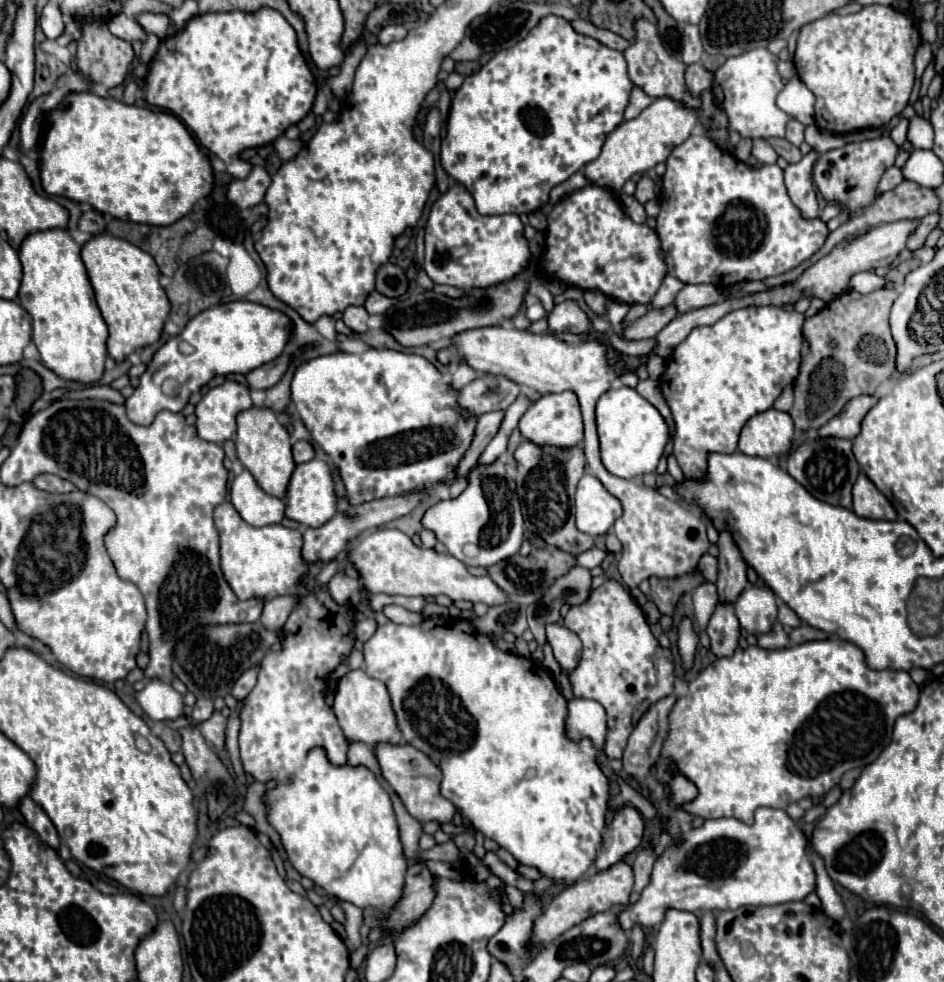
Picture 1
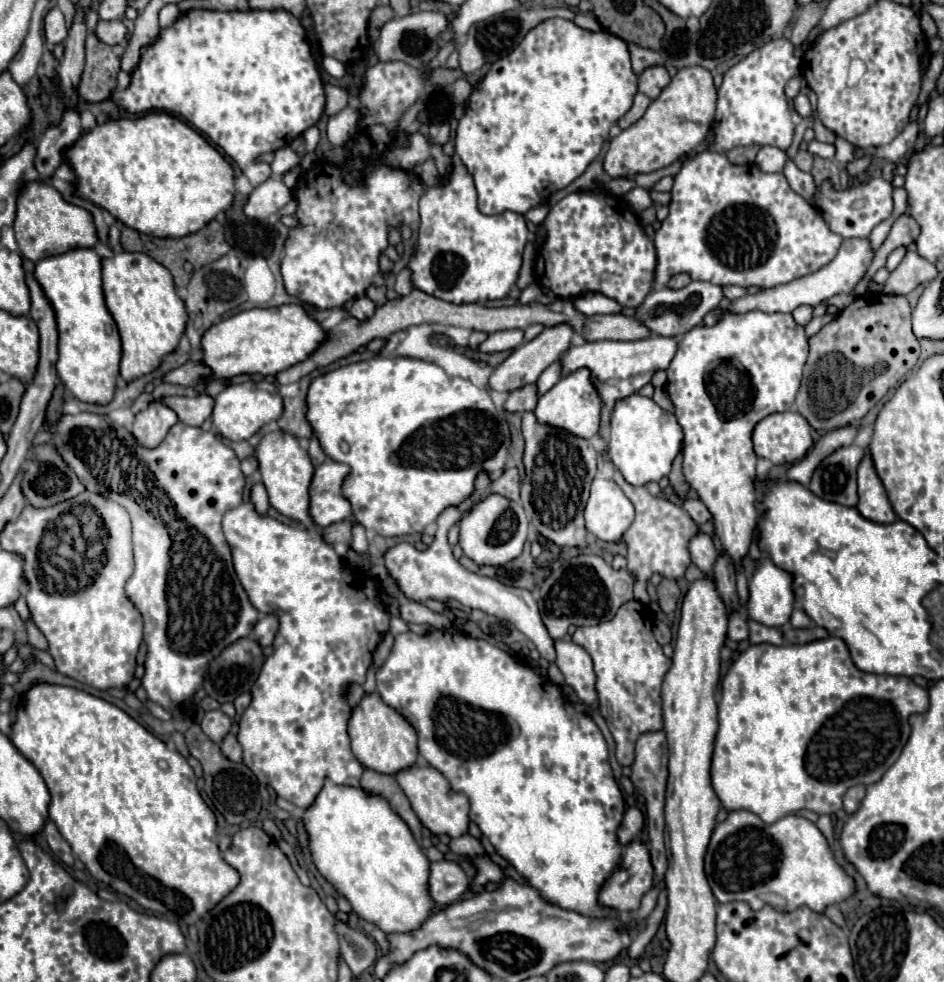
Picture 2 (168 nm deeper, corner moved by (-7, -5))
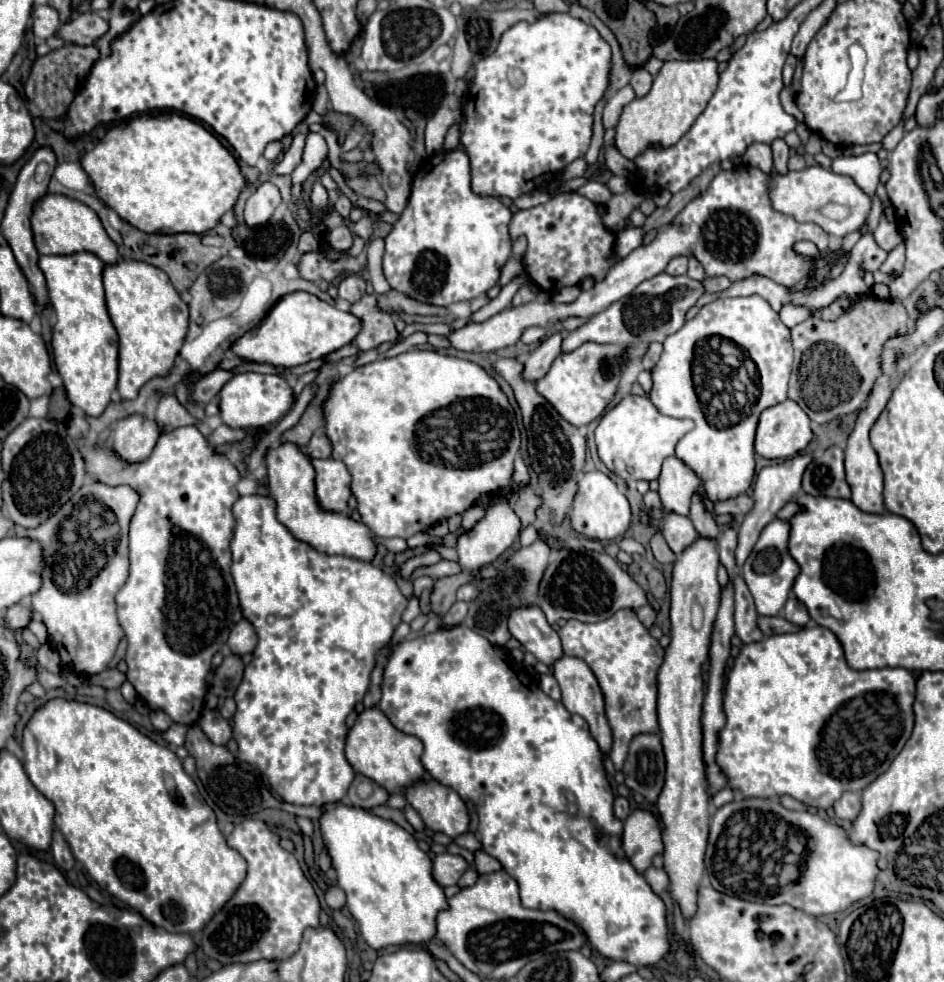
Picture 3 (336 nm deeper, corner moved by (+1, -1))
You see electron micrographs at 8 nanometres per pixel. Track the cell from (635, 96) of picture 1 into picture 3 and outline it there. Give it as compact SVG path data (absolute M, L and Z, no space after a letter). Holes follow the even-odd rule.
M626 85L626 87L618 89L618 91L606 101L606 107L604 107L604 119L602 119L602 121L604 121L604 129L616 127L622 109L624 109L634 97L636 97L636 95L634 95L634 89L632 89L630 85Z

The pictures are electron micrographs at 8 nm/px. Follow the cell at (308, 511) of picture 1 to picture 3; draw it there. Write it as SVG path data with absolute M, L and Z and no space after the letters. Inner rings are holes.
M312 459L316 469L316 497L324 511L344 513L350 499L350 473L342 461Z

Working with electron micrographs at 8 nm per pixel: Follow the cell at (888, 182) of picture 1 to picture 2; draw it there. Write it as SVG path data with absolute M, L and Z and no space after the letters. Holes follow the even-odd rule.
M880 175L870 177L864 183L850 185L844 191L834 189L832 181L822 181L816 185L814 195L814 207L820 213L820 217L826 221L832 233L838 233L842 239L866 239L870 231L892 213L892 183L882 179Z

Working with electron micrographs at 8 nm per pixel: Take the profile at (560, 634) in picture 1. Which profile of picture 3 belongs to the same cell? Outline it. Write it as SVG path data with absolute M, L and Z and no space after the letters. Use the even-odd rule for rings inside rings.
M562 655L554 661L552 665L554 669L554 677L562 689L562 703L564 707L570 711L570 713L576 713L580 717L584 717L590 725L590 733L592 737L598 741L600 749L604 753L610 751L612 747L612 731L610 731L610 725L606 721L606 715L604 715L604 699L602 699L602 691L598 687L598 681L592 673L592 669L578 657L570 657L570 655Z

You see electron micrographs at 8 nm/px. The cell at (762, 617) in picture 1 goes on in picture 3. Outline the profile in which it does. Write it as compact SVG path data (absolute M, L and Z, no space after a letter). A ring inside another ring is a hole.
M772 521L764 527L758 543L754 545L754 551L746 559L742 567L742 577L754 597L756 611L760 615L778 615L788 599L788 593L792 589L792 583L800 571L798 563L788 555L786 551L786 541L788 541L788 523L786 521Z

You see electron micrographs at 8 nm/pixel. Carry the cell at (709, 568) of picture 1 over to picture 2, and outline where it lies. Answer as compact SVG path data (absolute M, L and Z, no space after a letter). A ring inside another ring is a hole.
M696 533L688 543L688 551L696 567L700 567L704 573L712 573L712 565L716 561L716 547L706 533Z

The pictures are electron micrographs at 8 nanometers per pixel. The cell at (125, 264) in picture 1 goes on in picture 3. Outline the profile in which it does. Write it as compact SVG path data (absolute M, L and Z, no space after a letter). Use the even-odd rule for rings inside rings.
M118 259L112 265L104 265L104 289L106 289L106 305L110 319L118 331L118 391L122 399L134 399L138 389L156 375L168 375L170 367L174 365L174 357L178 355L186 331L188 331L188 305L180 299L178 291L172 287L168 275L144 261L130 261Z

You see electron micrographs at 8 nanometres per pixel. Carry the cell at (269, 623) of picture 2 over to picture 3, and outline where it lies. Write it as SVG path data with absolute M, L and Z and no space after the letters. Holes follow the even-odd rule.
M242 619L232 627L228 645L230 645L232 653L236 653L236 655L244 655L244 653L254 651L254 647L256 647L256 631L252 629L252 623L248 619Z

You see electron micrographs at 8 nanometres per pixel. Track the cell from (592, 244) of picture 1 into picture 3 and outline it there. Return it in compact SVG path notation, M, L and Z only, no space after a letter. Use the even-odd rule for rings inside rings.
M560 193L548 203L518 211L510 223L512 239L518 235L528 237L528 249L524 253L524 269L530 281L534 281L546 293L558 293L562 287L580 285L584 279L602 281L608 269L620 261L616 255L616 233L602 221L600 207L578 195Z

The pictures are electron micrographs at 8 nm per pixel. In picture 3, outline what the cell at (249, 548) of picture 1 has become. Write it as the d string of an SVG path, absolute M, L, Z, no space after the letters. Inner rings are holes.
M248 495L248 497L238 497L238 501L232 507L232 515L236 519L234 527L234 537L230 541L230 551L232 551L232 577L238 589L240 597L240 607L242 615L254 625L256 635L258 635L258 645L254 649L254 659L246 665L244 669L244 679L240 687L236 689L236 715L234 715L234 739L238 743L238 757L250 765L254 765L270 783L270 787L288 803L294 805L324 805L330 801L340 801L344 799L352 779L354 779L354 769L348 765L344 757L344 739L348 733L346 727L346 717L354 709L354 705L364 697L368 683L370 683L370 671L374 667L376 653L382 645L388 645L394 629L400 623L400 617L408 605L408 599L400 593L396 581L388 577L380 567L374 567L368 561L358 561L342 555L328 555L322 551L316 551L308 543L296 539L278 519L276 519L276 503L272 497L262 497L262 495Z

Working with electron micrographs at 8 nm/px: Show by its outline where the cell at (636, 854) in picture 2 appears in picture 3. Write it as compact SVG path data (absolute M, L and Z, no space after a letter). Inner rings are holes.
M632 811L624 821L622 849L628 855L628 861L638 873L644 873L652 865L652 857L662 853L660 825L656 817L648 811Z

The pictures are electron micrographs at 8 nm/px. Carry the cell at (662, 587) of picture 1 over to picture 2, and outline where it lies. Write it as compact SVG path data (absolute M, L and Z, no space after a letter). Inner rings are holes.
M662 579L658 585L658 597L660 597L660 607L666 613L672 613L676 607L676 601L680 597L680 589L674 579Z

